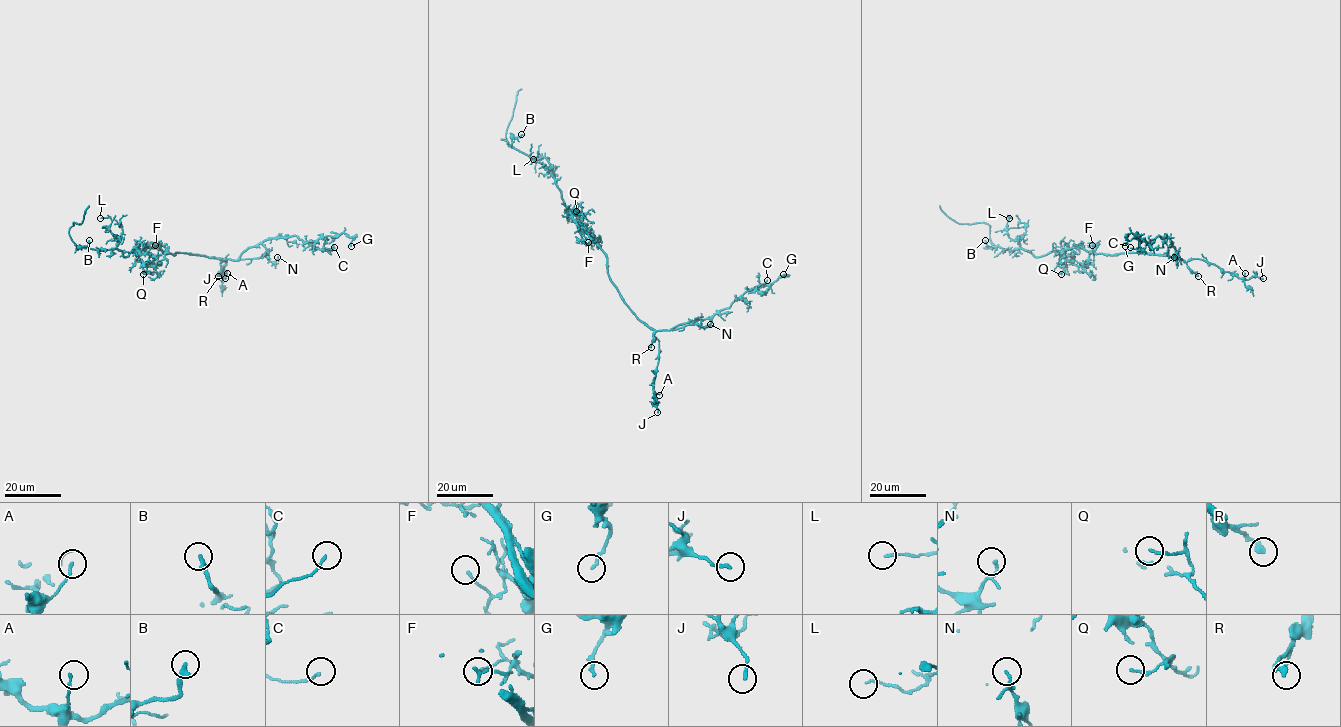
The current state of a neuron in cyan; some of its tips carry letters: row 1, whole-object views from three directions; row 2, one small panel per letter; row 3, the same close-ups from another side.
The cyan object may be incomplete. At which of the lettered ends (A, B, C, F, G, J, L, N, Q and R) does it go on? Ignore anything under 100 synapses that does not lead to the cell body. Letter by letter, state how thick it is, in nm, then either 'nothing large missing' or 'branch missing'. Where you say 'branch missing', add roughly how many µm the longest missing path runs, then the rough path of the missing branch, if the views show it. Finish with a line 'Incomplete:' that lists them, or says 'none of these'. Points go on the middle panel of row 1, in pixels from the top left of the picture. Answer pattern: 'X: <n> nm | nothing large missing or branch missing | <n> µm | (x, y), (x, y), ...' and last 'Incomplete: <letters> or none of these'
A: 140 nm | nothing large missing
B: 280 nm | nothing large missing
C: 140 nm | nothing large missing
F: 130 nm | nothing large missing
G: 160 nm | nothing large missing
J: 170 nm | nothing large missing
L: 110 nm | nothing large missing
N: 100 nm | nothing large missing
Q: 120 nm | nothing large missing
R: 280 nm | nothing large missing
Incomplete: none of these

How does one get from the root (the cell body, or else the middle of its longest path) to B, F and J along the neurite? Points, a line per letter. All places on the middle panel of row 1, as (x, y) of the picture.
B: (606, 263), (606, 254), (595, 237), (565, 205), (552, 174), (542, 164), (511, 146), (511, 140), (521, 134)
F: (606, 263), (606, 254), (598, 243), (591, 245), (588, 242)
J: (606, 263), (609, 279), (621, 299), (654, 330), (653, 335), (659, 341), (659, 359), (653, 381), (657, 412)

